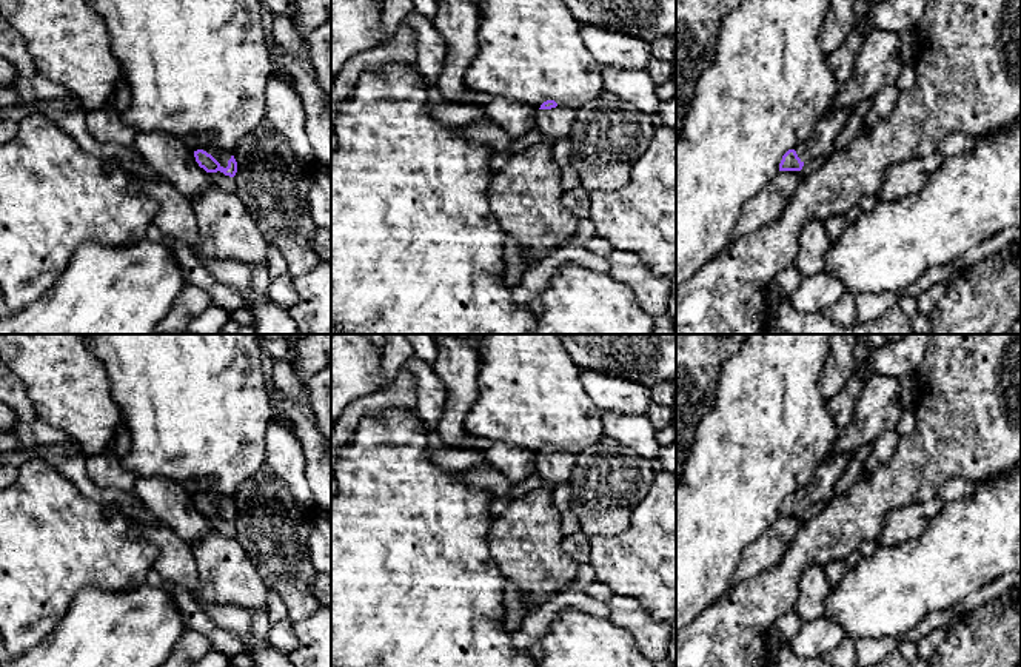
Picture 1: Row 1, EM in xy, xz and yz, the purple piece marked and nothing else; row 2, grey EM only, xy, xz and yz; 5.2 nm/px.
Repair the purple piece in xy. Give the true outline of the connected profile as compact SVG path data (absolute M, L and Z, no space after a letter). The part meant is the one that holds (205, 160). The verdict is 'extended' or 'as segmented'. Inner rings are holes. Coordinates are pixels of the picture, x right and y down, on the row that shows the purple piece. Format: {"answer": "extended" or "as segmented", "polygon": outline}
{"answer": "extended", "polygon": "M200 148L194 151L196 162L206 173L223 173L225 176L234 177L237 173L237 162L228 151L214 148Z"}

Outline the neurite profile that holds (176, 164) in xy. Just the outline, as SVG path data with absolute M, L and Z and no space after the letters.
M137 131L134 145L156 173L188 200L194 202L214 186L209 173L199 166L194 151L183 143L157 131Z

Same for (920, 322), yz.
M918 311L913 317L910 317L910 320L915 334L933 334L930 320L926 314Z

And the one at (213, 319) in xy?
M213 303L192 319L186 330L191 334L217 334L229 319L231 317L226 310Z

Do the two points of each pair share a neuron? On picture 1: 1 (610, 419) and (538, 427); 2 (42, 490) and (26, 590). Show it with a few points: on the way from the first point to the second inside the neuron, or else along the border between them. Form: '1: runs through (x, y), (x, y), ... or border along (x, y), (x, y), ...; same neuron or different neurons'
1: border along (601, 413), (604, 435); different neurons
2: runs through (28, 515), (26, 566); same neuron

